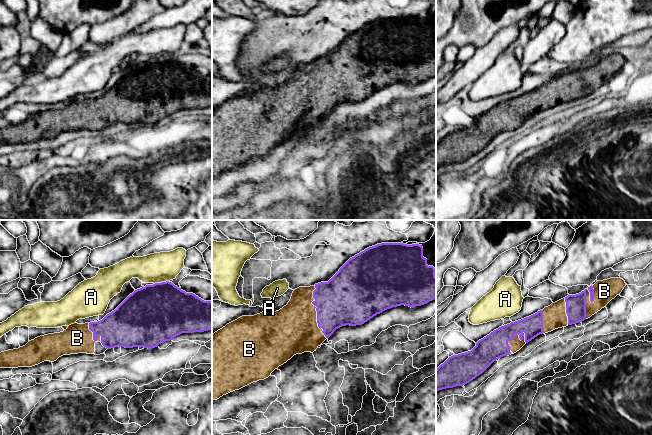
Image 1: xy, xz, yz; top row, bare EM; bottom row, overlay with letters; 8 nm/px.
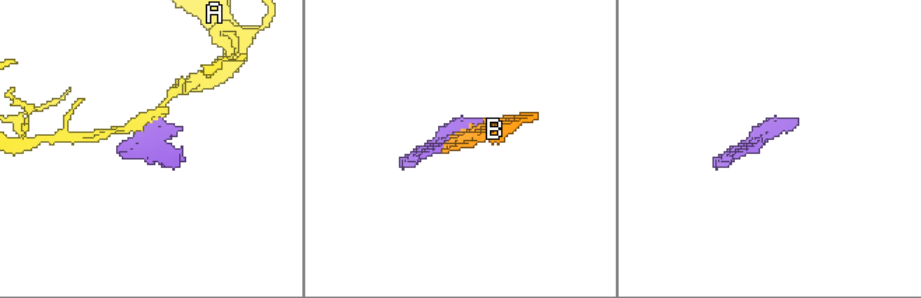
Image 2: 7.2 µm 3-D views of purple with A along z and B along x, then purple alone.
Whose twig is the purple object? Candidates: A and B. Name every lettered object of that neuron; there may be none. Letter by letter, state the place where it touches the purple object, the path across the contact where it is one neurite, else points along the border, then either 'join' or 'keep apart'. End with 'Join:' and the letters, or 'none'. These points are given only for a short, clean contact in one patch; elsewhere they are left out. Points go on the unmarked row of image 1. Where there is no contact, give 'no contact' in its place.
A: meets purple in xy at (161, 58); border along xy (168, 56), (154, 60); keep apart
B: meets purple in yz at (588, 65); join
Join: B

